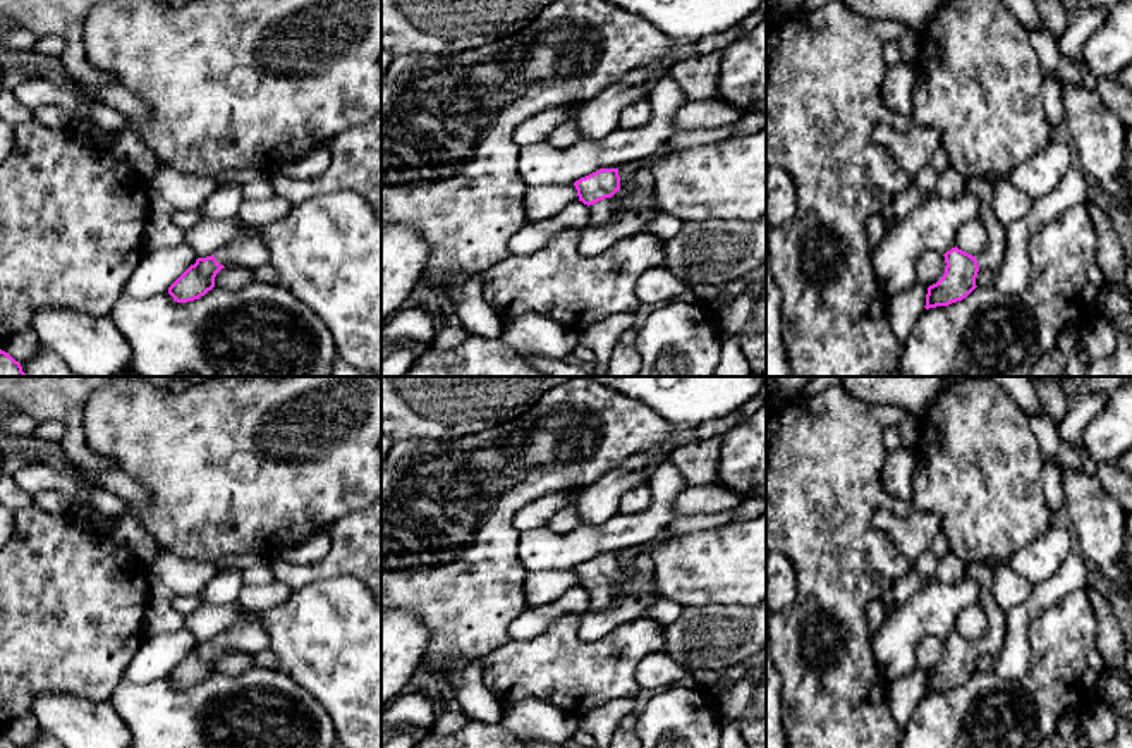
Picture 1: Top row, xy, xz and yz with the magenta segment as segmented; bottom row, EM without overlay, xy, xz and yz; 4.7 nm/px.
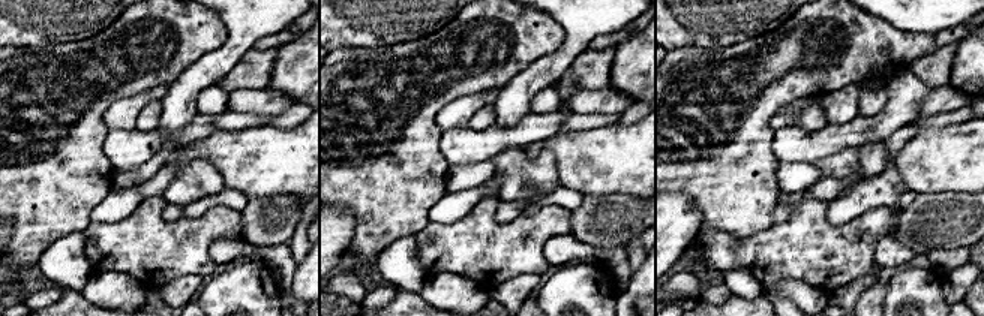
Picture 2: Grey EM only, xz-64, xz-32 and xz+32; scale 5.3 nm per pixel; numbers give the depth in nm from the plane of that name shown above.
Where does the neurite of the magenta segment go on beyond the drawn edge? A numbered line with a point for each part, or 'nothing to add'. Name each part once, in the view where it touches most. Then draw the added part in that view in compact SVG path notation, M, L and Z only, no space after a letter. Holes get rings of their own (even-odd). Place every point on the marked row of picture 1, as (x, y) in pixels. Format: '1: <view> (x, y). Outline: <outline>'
1: xz (602, 212). Outline: M641 169L636 181L637 184L634 189L620 189L612 198L589 205L589 225L605 225L620 212L648 205L653 196L653 175L646 169Z

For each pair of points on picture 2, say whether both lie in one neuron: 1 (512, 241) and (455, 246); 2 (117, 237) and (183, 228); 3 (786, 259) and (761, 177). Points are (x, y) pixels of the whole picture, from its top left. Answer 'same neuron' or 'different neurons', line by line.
1: same neuron
2: same neuron
3: different neurons

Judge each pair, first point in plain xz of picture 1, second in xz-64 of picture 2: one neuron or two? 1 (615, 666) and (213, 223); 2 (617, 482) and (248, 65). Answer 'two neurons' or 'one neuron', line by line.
1: one neuron
2: two neurons

